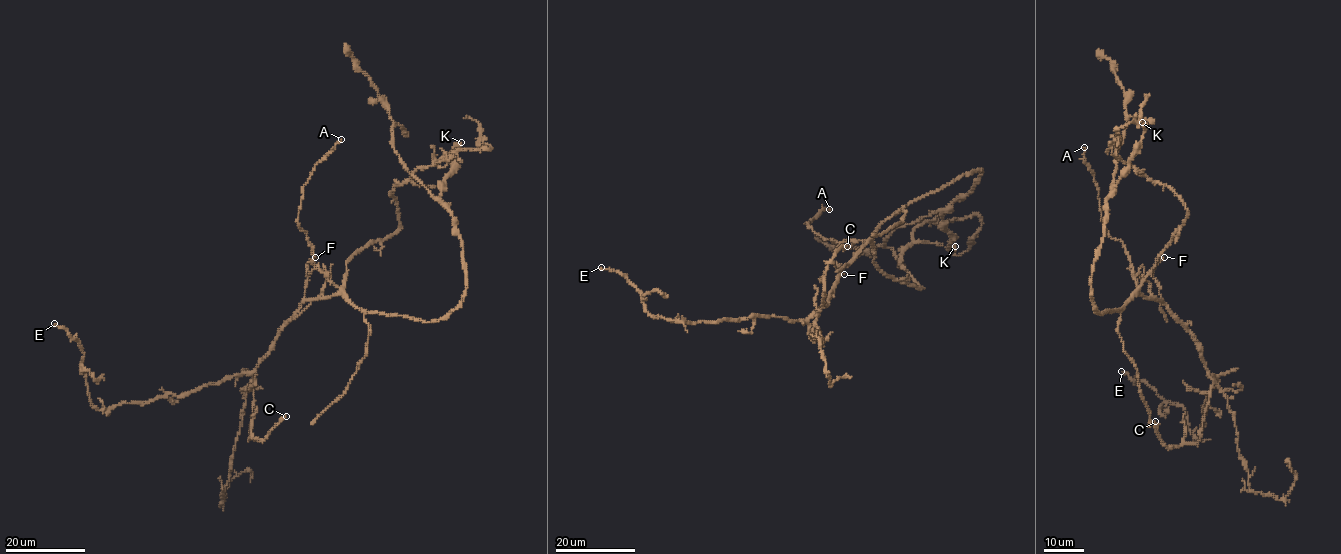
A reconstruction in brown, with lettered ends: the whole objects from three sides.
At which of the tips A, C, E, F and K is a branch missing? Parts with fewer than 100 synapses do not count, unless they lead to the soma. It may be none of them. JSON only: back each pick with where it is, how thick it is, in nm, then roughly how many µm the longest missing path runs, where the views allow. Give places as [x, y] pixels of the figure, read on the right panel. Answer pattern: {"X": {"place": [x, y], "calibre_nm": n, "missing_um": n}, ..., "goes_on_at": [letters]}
{"goes_on_at": []}

